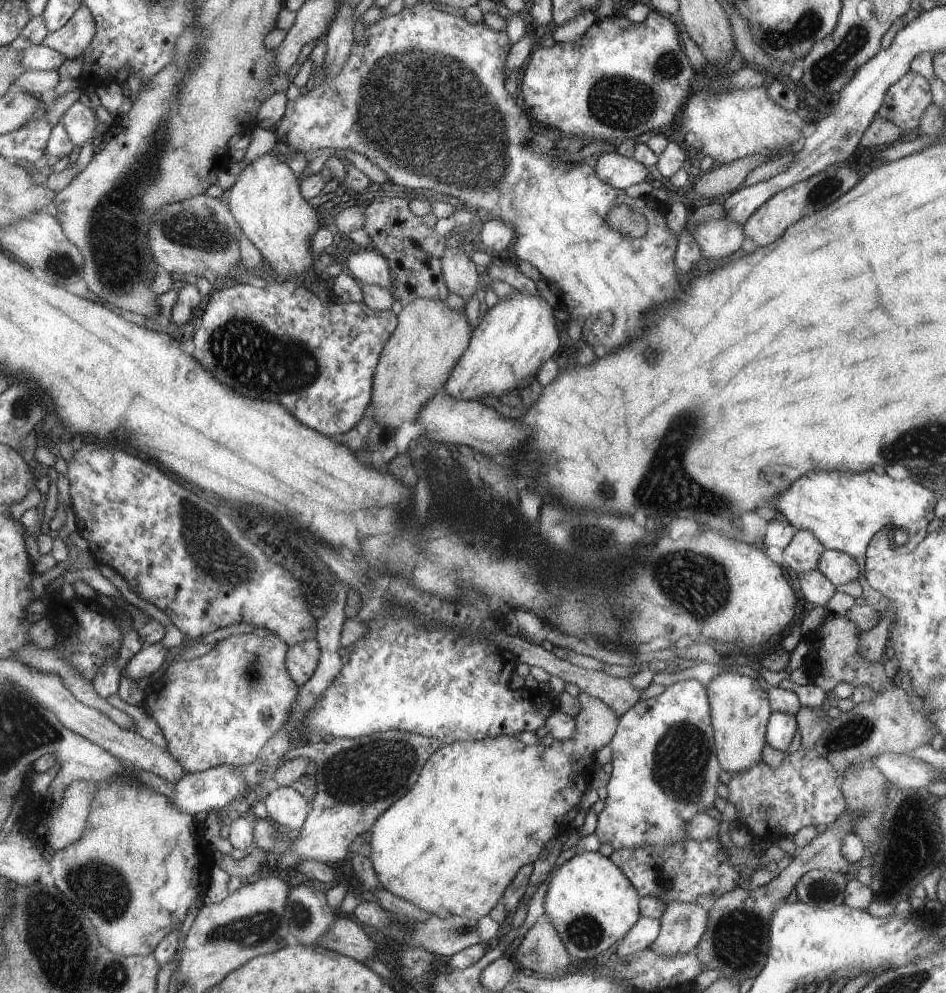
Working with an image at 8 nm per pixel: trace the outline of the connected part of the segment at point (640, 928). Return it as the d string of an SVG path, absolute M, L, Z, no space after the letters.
M641 917L628 934L621 939L613 951L618 957L626 957L633 954L636 950L648 948L660 935L660 922L649 917Z

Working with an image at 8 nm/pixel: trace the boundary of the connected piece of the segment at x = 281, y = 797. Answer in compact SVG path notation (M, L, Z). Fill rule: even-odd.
M286 786L273 787L263 801L268 811L268 819L280 826L301 830L312 810L312 804L297 789Z

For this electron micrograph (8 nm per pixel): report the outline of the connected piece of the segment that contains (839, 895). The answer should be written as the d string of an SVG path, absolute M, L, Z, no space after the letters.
M810 870L797 883L798 901L813 908L830 909L845 902L849 876L830 870Z

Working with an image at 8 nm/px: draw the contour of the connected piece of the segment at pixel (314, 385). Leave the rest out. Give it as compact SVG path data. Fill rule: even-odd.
M280 278L270 279L263 283L235 284L231 288L220 287L205 299L200 316L197 317L196 333L192 336L192 340L194 340L191 344L192 350L194 350L192 356L198 356L198 360L210 372L214 372L214 376L218 376L218 380L222 380L222 384L234 388L236 392L240 392L244 396L250 396L250 398L280 402L282 408L288 409L298 421L301 421L308 428L316 430L316 432L324 434L324 436L344 435L355 428L360 420L365 418L365 412L369 409L373 400L373 386L377 366L400 322L397 321L397 316L392 310L372 309L364 303L342 301L337 298L334 298L330 304L332 306L326 308L318 300L318 296L313 294L306 285L296 286L296 282L281 281Z

